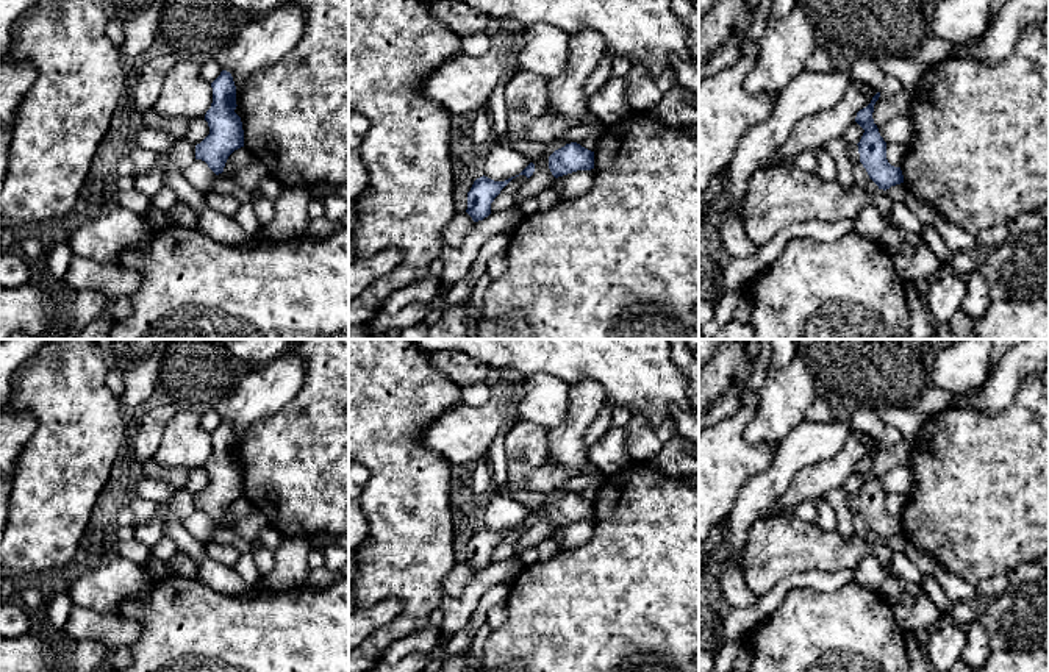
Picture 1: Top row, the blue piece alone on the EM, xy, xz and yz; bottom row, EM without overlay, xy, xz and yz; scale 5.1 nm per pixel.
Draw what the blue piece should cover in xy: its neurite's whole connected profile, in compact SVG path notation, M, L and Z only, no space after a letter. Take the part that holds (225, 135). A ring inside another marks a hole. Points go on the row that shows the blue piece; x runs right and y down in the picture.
M222 70L211 83L213 103L205 114L209 134L195 145L195 159L202 159L216 173L222 173L228 156L244 147L244 130L236 109L236 86L230 72Z

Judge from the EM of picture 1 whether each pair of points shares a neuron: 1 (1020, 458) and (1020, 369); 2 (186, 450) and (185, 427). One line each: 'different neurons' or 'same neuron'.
1: different neurons
2: same neuron

